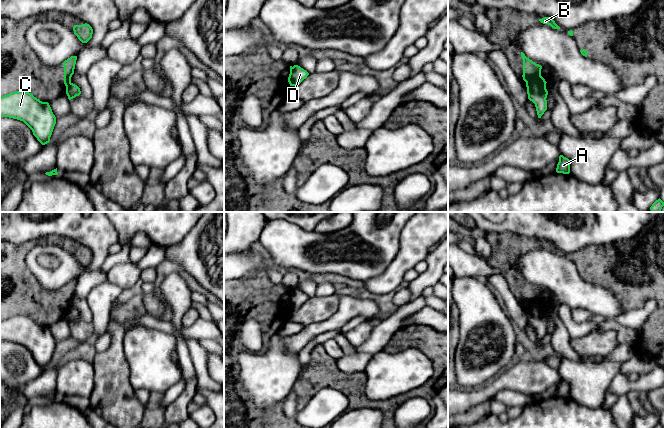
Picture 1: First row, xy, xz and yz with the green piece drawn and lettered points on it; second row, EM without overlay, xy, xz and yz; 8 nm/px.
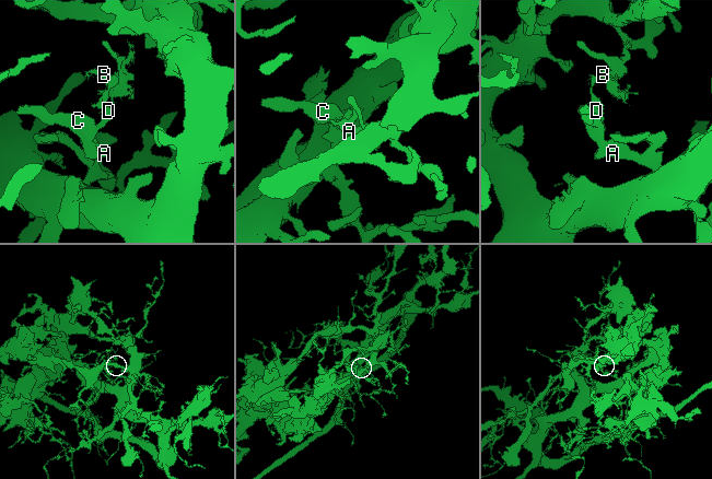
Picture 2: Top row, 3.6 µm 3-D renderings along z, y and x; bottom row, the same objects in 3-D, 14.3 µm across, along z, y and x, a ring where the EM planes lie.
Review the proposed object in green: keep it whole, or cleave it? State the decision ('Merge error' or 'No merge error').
Merge error

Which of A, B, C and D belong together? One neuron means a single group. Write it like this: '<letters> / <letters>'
A C D / B

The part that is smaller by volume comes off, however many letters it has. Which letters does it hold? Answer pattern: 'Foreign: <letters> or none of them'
Foreign: B

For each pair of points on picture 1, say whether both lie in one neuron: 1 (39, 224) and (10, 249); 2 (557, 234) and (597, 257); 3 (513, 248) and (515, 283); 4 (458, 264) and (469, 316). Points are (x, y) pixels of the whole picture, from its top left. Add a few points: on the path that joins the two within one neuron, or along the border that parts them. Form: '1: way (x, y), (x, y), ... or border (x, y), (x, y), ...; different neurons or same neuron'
1: border (32, 241), (18, 244), (10, 243); different neurons
2: border (605, 244), (590, 244), (572, 254); different neurons
3: way (512, 257), (512, 274); same neuron
4: border (458, 276), (478, 276), (484, 280); different neurons

